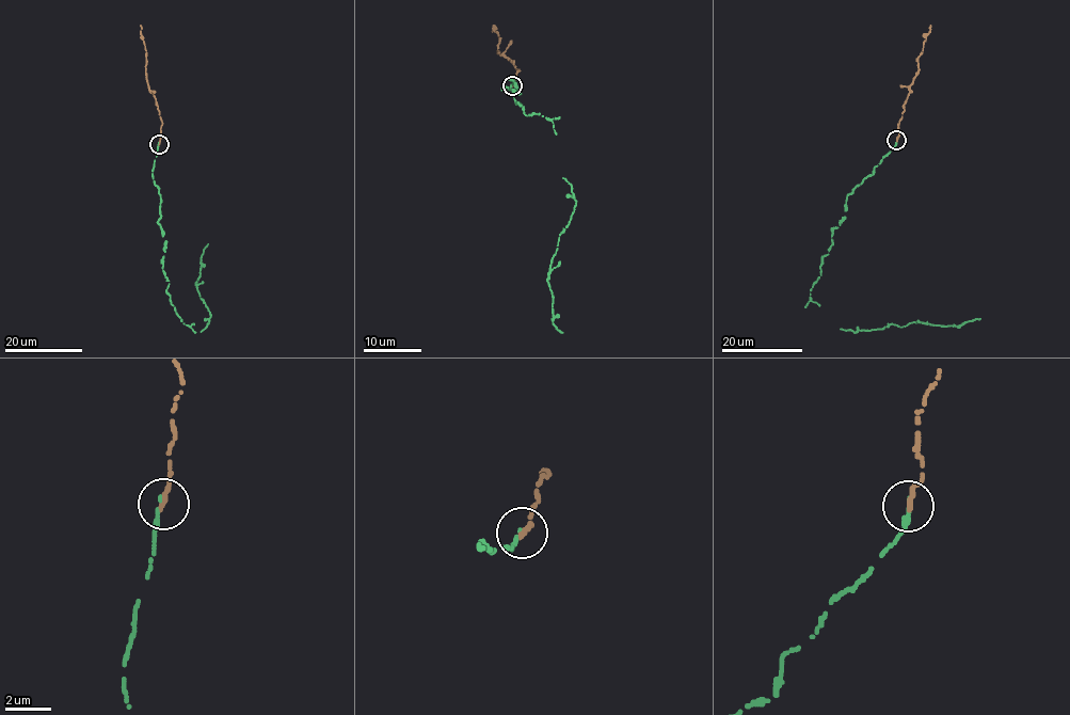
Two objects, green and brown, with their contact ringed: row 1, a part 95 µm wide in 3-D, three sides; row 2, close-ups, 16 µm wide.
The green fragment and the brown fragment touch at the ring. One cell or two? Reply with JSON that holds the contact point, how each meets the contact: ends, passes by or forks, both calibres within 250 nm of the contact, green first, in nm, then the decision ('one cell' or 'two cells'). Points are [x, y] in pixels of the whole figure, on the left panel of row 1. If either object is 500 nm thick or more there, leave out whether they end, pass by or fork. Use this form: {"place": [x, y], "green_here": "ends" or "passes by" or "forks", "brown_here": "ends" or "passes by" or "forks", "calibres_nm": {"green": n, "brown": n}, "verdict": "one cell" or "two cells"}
{"place": [159, 144], "green_here": "ends", "brown_here": "ends", "calibres_nm": {"green": 170, "brown": 280}, "verdict": "one cell"}

